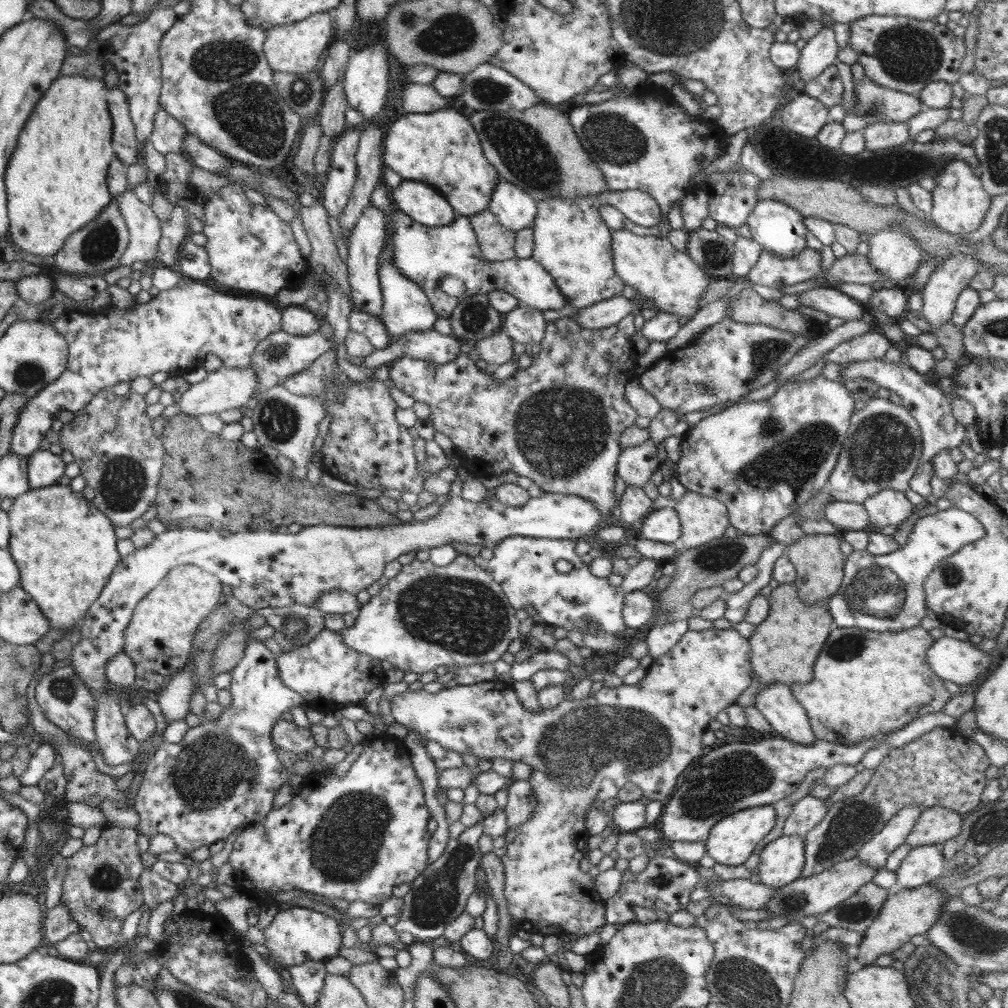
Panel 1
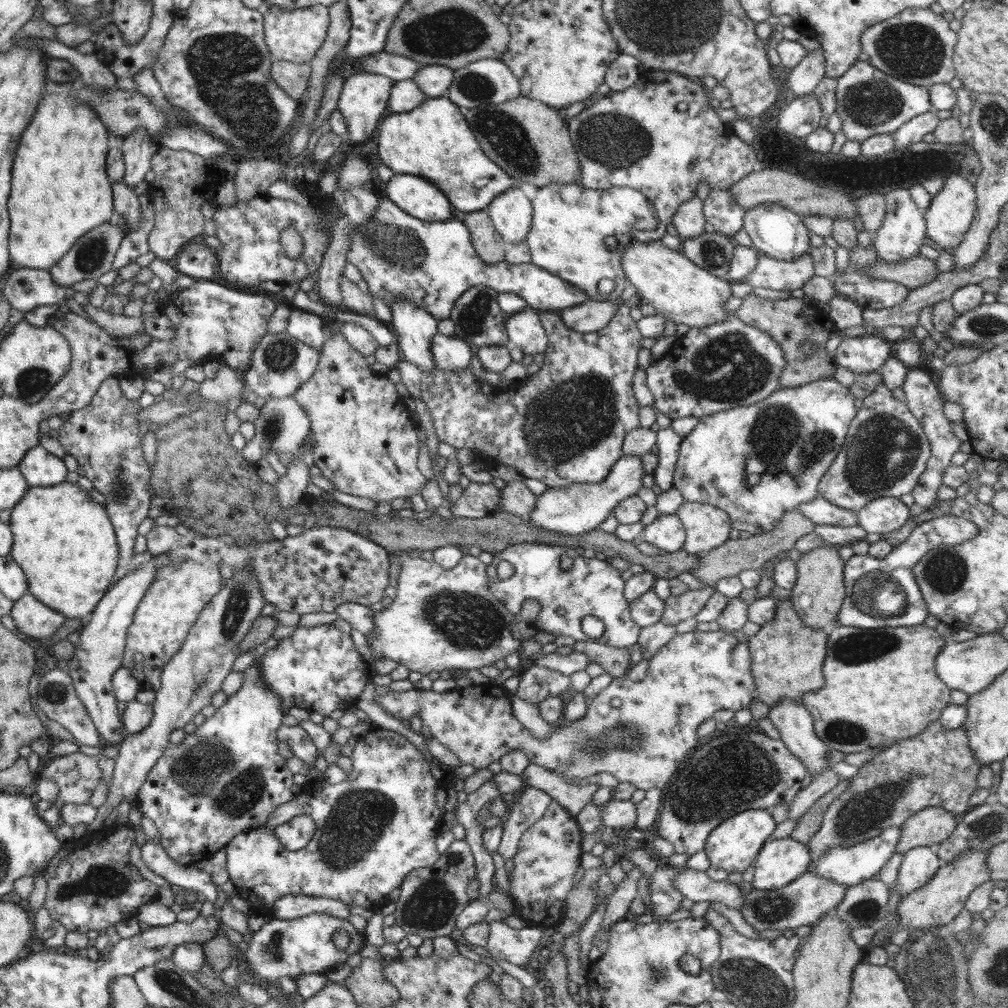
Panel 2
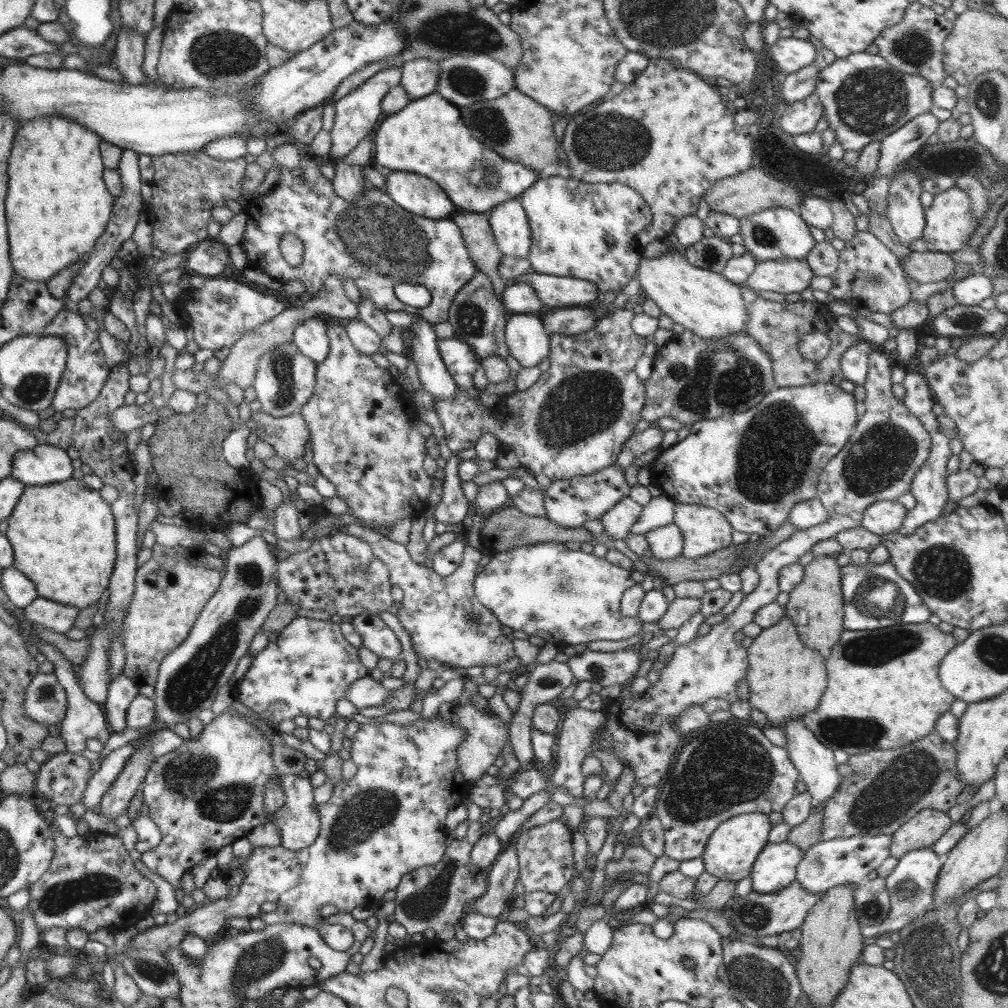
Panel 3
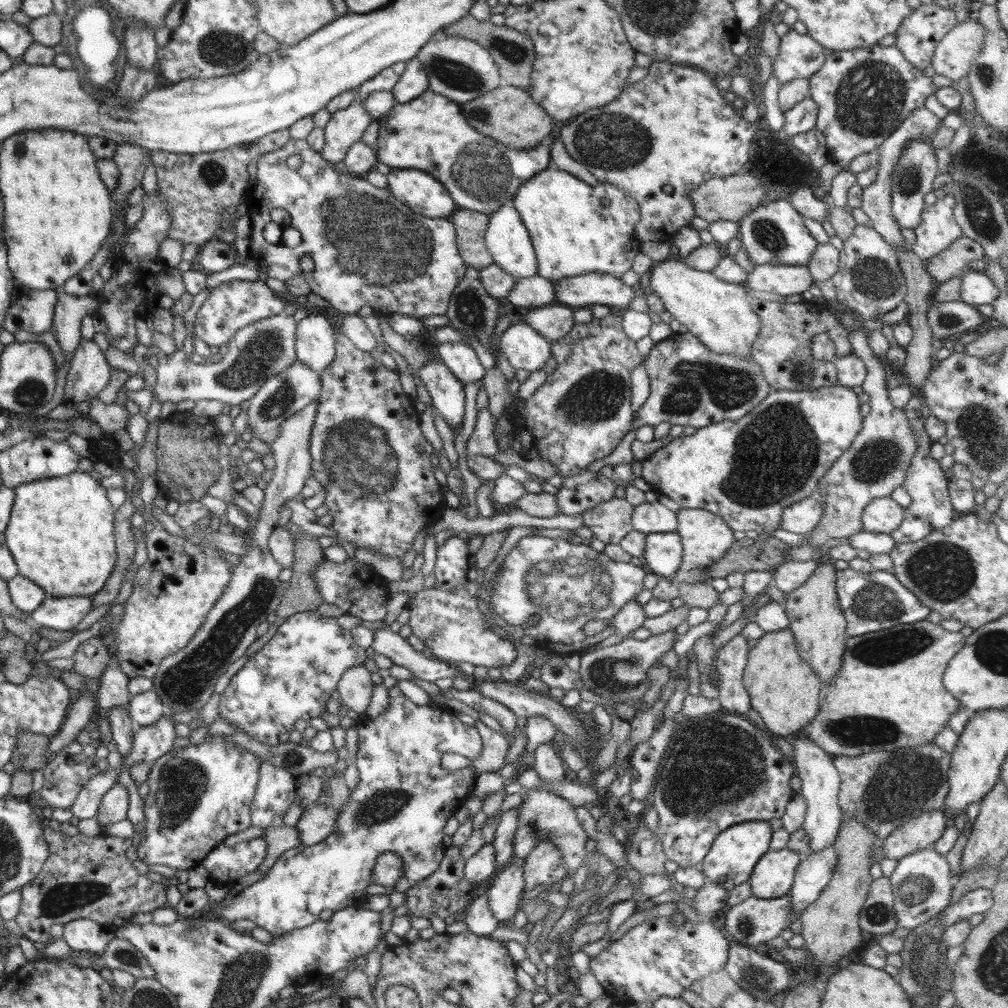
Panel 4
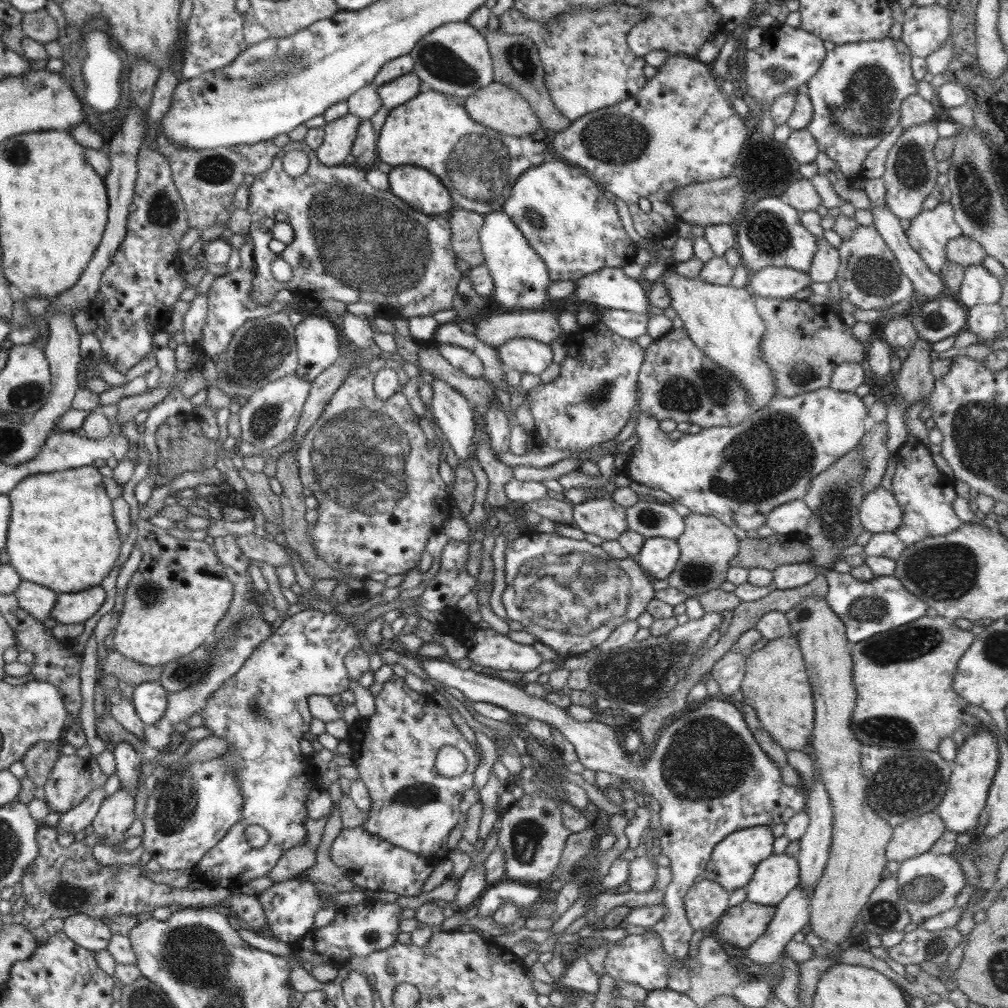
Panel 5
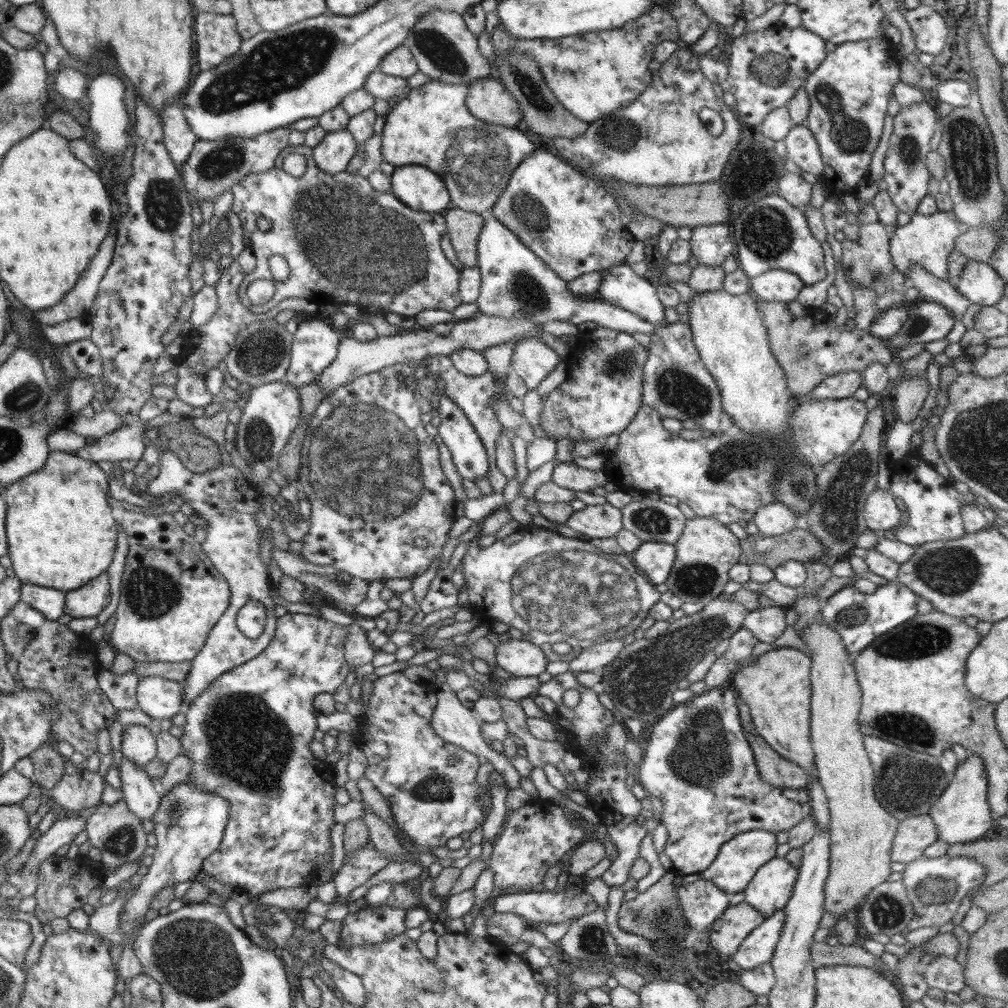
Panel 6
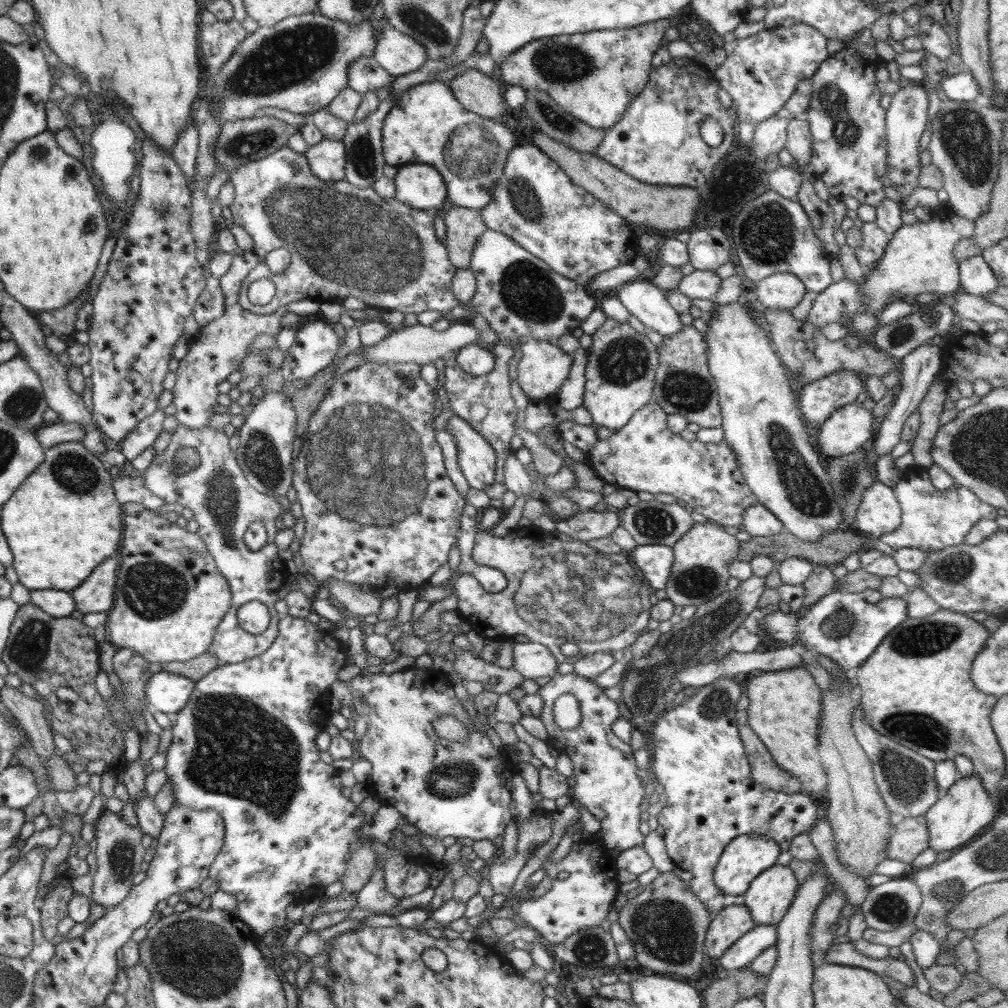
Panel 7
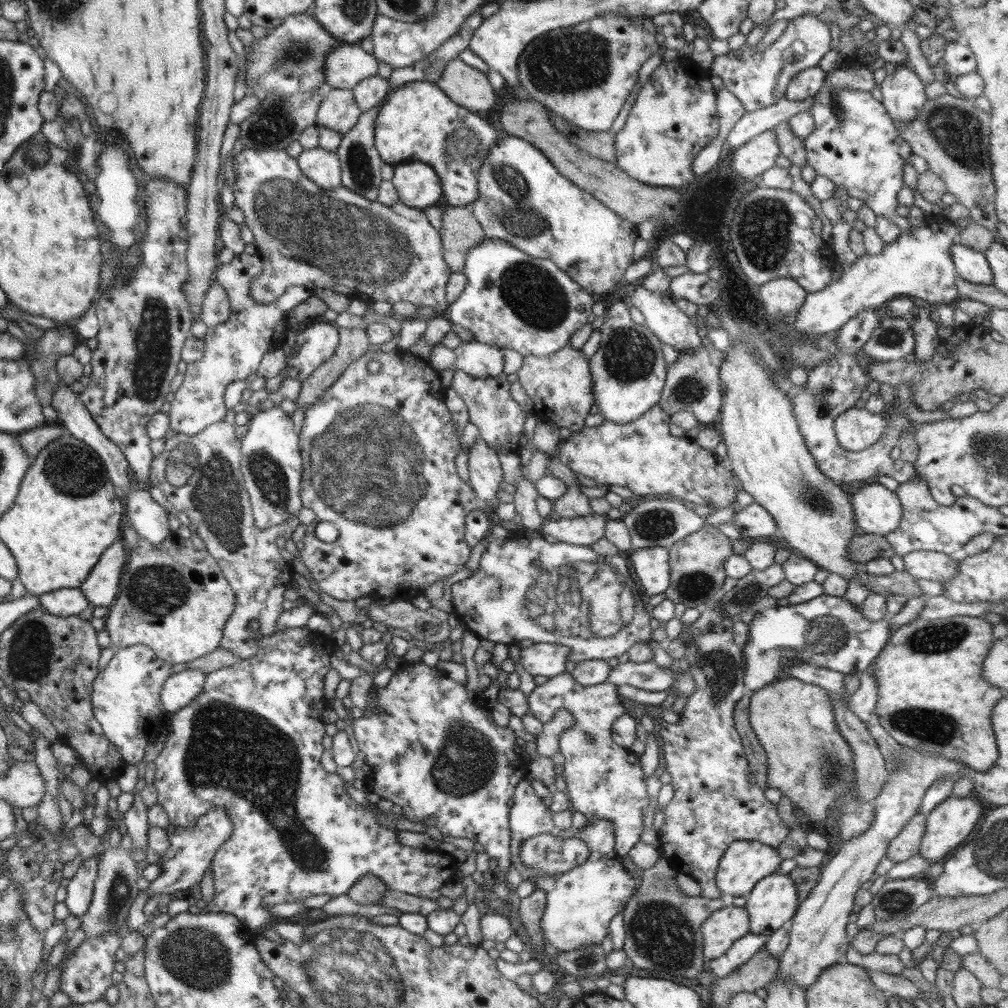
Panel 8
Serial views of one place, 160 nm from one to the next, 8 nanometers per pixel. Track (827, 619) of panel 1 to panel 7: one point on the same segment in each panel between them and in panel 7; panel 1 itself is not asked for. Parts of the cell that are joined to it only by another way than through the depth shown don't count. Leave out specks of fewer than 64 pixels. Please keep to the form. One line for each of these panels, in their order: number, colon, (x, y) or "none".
2: (787, 656)
3: (786, 678)
4: (785, 691)
5: (775, 684)
6: (776, 686)
7: (784, 709)

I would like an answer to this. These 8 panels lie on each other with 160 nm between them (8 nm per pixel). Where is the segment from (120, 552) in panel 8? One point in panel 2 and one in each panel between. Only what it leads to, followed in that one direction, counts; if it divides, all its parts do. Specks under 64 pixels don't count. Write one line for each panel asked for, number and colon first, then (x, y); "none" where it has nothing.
2: (32, 618)
3: (57, 617)
4: (61, 613)
5: (69, 608)
6: (90, 600)
7: (96, 594)

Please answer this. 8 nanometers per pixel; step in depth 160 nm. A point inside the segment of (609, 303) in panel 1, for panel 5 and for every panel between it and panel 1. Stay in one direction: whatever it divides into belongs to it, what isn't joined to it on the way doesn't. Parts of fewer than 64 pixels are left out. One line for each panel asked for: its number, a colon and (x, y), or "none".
2: (592, 315)
3: (575, 320)
4: (553, 321)
5: (542, 326)

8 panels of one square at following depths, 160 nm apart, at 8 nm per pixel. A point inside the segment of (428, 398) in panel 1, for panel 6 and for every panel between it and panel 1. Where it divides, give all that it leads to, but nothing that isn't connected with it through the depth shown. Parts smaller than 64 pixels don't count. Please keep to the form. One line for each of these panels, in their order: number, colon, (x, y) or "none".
2: (566, 424)
3: (574, 420)
4: (582, 411)
5: (590, 401)
6: (602, 393)

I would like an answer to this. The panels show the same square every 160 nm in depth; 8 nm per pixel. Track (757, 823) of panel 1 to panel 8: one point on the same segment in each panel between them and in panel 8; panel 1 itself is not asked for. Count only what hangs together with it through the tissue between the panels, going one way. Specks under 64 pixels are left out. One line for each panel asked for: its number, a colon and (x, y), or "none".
2: (731, 846)
3: (730, 852)
4: (731, 858)
5: (733, 861)
6: (738, 859)
7: (746, 856)
8: (744, 862)

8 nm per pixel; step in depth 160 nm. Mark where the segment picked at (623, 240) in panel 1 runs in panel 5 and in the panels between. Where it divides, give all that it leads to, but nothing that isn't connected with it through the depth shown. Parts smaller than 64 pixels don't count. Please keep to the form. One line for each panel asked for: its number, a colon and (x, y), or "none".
2: (680, 291)
3: (705, 302)
4: (718, 313)
5: (722, 321)

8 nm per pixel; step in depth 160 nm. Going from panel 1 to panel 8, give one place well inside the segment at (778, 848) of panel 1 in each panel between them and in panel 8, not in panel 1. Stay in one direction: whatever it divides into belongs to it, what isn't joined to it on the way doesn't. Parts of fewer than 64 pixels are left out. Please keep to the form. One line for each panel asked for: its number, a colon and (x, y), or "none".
2: (779, 861)
3: (775, 868)
4: (772, 876)
5: (775, 876)
6: (770, 888)
7: (768, 896)
8: (773, 901)

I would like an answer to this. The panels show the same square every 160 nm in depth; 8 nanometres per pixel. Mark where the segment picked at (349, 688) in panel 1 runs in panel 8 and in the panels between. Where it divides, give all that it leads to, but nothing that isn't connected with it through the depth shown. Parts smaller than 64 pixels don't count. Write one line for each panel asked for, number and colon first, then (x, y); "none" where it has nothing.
2: (318, 668)
3: (309, 668)
4: (292, 676)
5: (262, 712)
6: (247, 734)
7: (244, 744)
8: (250, 742)

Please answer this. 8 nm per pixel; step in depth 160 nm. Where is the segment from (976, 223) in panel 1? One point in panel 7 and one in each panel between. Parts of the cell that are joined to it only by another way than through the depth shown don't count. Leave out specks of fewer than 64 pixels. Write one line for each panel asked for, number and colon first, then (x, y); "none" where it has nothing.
2: (952, 209)
3: (950, 222)
4: (938, 230)
5: (929, 233)
6: (927, 240)
7: (919, 258)

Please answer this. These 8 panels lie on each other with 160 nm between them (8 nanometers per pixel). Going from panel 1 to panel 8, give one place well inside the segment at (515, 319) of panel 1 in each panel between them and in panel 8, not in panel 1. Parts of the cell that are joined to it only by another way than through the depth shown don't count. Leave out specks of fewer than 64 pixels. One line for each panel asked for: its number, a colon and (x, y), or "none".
2: (525, 330)
3: (526, 337)
4: (525, 348)
5: (524, 354)
6: (532, 360)
7: (544, 366)
8: (560, 383)

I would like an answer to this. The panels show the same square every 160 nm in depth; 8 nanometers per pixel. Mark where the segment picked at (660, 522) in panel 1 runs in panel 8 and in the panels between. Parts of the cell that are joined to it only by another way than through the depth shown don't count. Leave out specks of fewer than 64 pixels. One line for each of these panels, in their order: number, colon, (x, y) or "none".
2: (666, 532)
3: (665, 543)
4: (663, 553)
5: (658, 557)
6: (654, 560)
7: (655, 561)
8: (651, 565)

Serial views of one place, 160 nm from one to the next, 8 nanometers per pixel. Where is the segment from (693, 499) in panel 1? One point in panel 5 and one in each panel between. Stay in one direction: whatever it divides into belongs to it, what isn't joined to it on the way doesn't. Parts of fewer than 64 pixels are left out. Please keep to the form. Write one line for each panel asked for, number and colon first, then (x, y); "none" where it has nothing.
2: (706, 527)
3: (704, 530)
4: (705, 537)
5: (706, 547)

